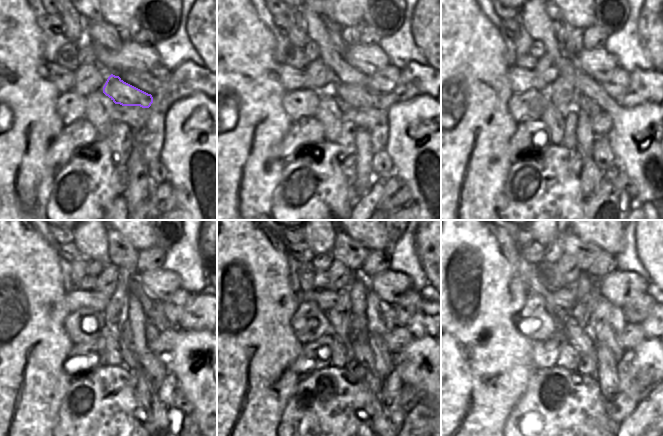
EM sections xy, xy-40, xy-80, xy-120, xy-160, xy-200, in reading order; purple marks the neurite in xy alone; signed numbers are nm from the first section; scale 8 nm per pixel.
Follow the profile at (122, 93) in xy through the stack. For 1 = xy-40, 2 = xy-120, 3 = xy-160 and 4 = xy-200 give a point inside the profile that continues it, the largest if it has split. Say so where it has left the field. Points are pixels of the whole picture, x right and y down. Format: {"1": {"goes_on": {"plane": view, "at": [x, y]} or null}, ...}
{"1": {"goes_on": {"plane": "xy-40", "at": [349, 95]}}, "2": {"goes_on": {"plane": "xy-120", "at": [152, 333]}}, "3": {"goes_on": {"plane": "xy-160", "at": [384, 362]}}, "4": {"goes_on": {"plane": "xy-200", "at": [607, 378]}}}

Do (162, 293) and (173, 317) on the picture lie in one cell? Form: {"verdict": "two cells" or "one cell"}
{"verdict": "two cells"}

